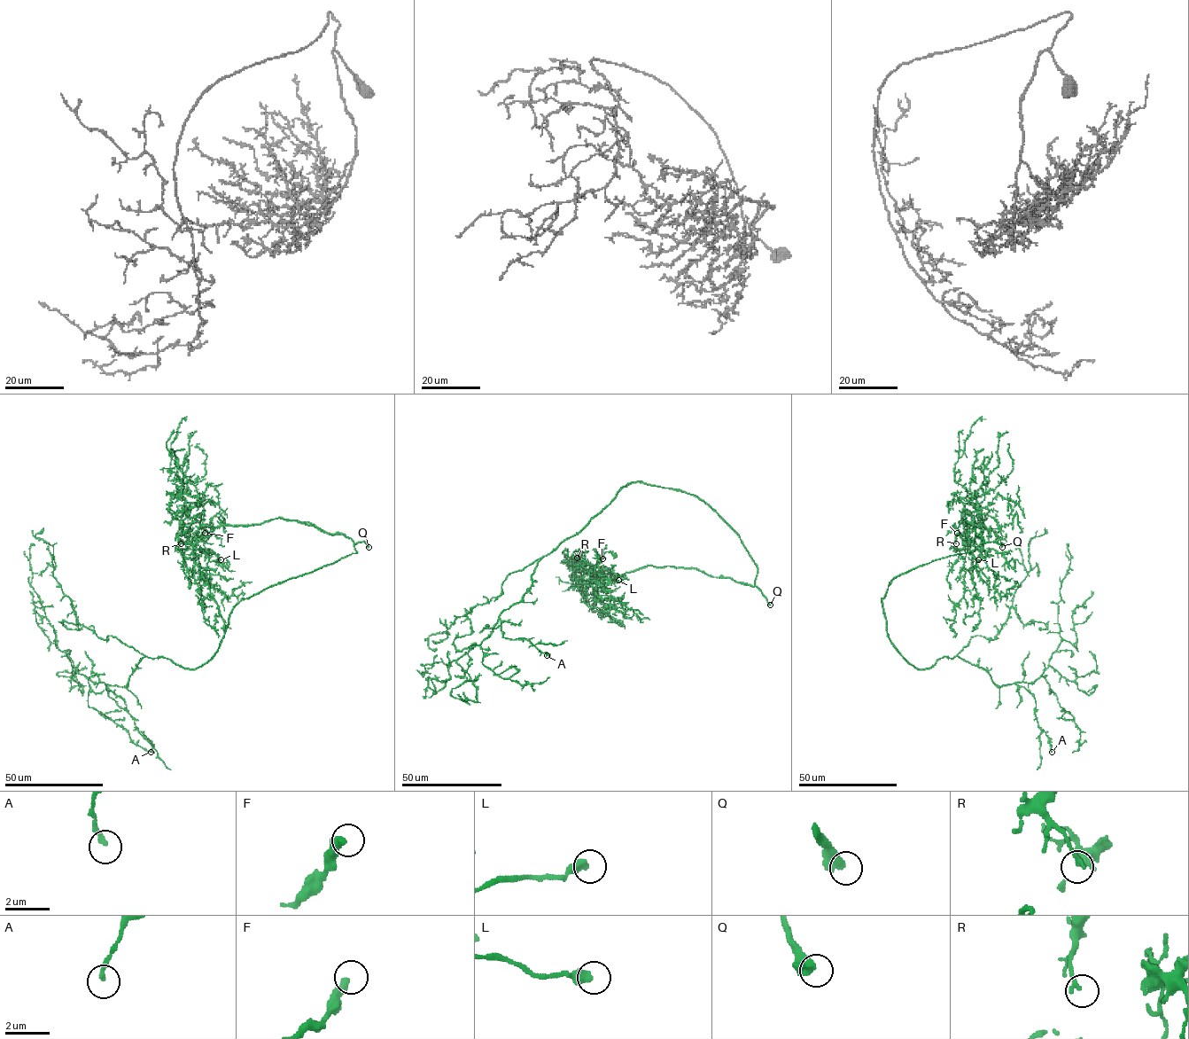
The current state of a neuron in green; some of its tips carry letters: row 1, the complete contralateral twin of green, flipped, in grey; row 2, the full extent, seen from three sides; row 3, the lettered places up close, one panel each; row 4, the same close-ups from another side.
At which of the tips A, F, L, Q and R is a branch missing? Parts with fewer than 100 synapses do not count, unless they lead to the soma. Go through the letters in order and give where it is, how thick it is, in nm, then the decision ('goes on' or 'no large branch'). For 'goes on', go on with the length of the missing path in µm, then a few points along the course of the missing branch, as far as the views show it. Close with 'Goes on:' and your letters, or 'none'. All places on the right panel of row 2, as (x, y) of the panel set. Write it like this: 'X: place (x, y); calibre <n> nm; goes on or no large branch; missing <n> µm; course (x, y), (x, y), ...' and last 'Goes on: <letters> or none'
A: place (1052, 752); calibre 200 nm; no large branch
F: place (957, 533); calibre 360 nm; no large branch
L: place (978, 559); calibre 440 nm; no large branch
Q: place (1002, 547); calibre 500 nm; goes on; missing 10 µm; course (1002, 547), (1009, 560)
R: place (956, 543); calibre 190 nm; no large branch
Goes on: Q

